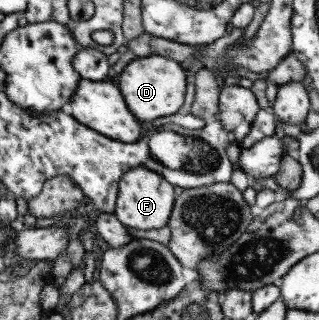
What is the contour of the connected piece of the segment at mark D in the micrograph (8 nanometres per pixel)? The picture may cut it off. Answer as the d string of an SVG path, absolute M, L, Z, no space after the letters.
M160 55L130 60L114 83L119 88L130 113L140 121L151 121L178 112L186 93L186 75L180 62Z

